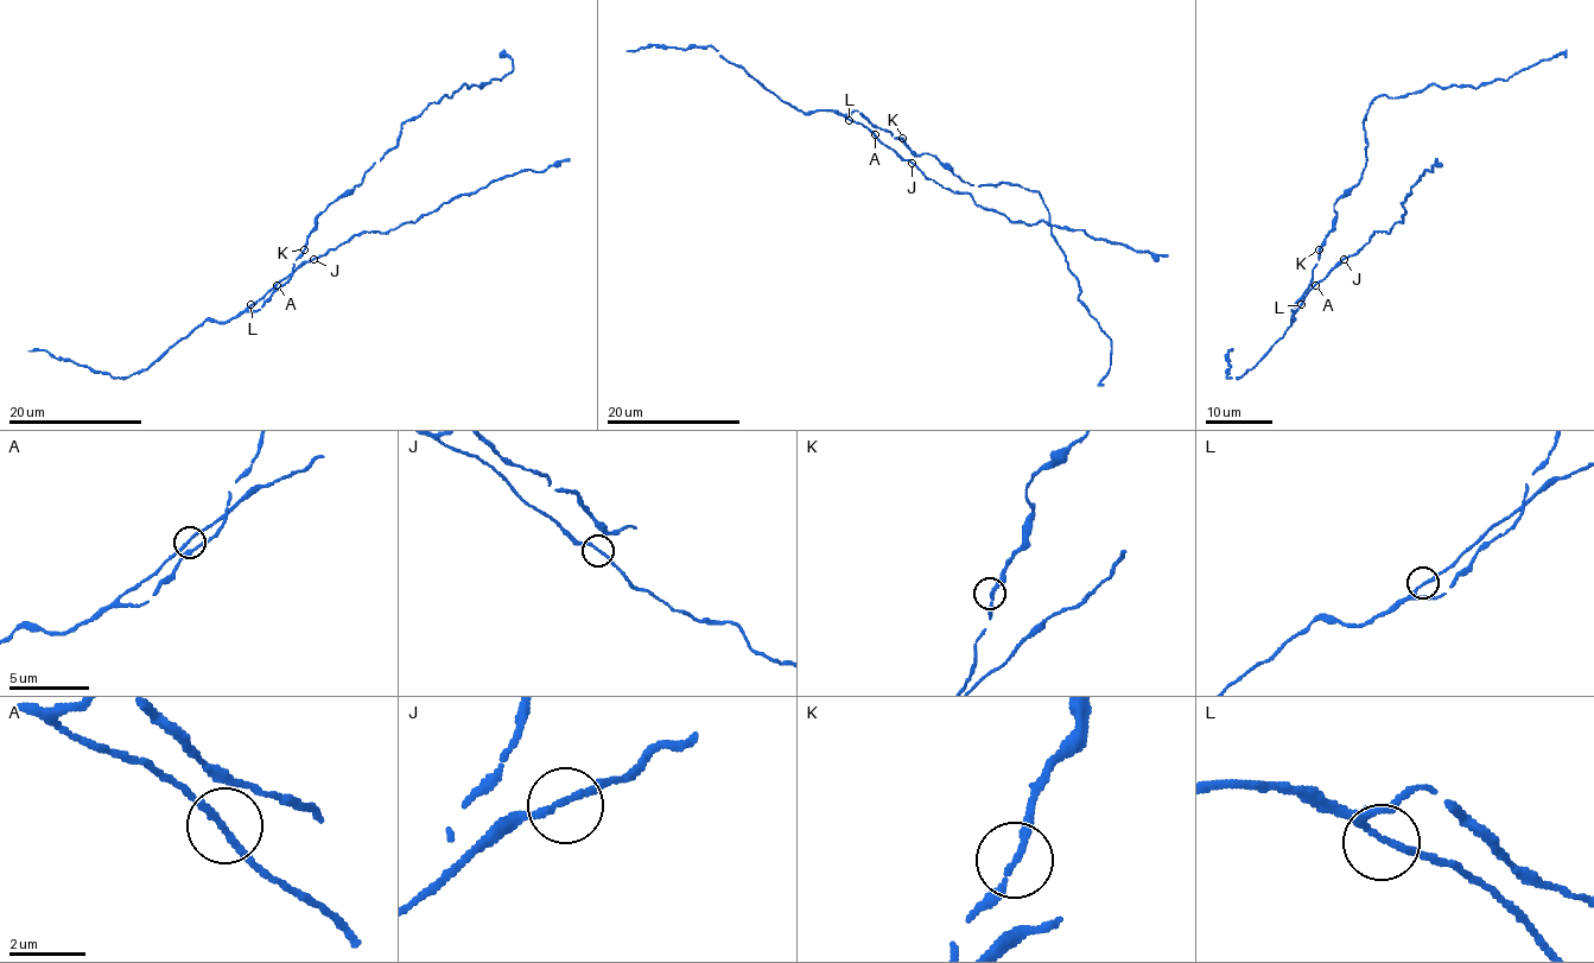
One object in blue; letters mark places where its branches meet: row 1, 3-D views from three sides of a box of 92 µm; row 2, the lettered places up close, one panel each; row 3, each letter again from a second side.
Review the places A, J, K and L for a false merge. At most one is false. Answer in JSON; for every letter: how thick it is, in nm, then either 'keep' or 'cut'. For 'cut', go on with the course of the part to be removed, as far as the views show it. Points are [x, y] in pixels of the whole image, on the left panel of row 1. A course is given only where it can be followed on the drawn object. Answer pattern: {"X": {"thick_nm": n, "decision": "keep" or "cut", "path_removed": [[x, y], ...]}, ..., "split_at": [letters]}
{"A": {"thick_nm": 170, "decision": "keep"}, "J": {"thick_nm": 170, "decision": "keep"}, "K": {"thick_nm": 170, "decision": "keep"}, "L": {"thick_nm": 170, "decision": "keep"}, "split_at": []}

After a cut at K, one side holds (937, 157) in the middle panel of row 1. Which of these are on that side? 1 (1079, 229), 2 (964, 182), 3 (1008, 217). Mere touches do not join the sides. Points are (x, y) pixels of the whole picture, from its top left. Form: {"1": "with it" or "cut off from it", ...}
{"1": "cut off from it", "2": "with it", "3": "cut off from it"}

